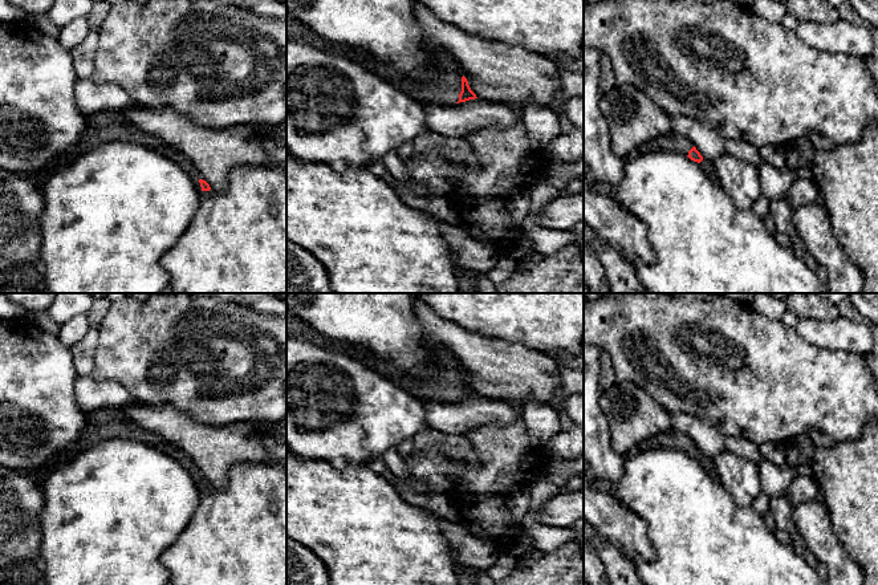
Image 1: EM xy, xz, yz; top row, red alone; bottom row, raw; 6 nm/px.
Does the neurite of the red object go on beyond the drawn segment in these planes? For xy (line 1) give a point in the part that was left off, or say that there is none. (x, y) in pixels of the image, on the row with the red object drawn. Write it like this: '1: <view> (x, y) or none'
1: none

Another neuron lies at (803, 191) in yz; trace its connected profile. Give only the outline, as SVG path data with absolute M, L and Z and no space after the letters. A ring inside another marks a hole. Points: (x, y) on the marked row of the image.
M797 178L790 184L786 200L794 210L801 206L808 206L820 199L820 190L816 180L808 178Z

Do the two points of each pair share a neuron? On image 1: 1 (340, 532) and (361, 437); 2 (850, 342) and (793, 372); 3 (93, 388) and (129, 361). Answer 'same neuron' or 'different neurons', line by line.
1: different neurons
2: different neurons
3: different neurons

